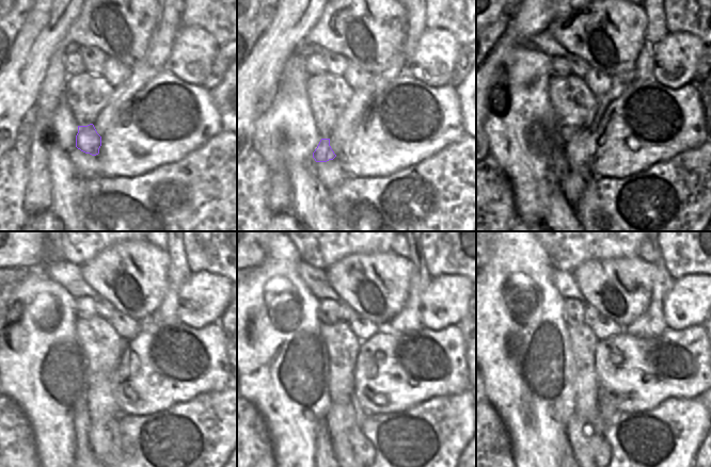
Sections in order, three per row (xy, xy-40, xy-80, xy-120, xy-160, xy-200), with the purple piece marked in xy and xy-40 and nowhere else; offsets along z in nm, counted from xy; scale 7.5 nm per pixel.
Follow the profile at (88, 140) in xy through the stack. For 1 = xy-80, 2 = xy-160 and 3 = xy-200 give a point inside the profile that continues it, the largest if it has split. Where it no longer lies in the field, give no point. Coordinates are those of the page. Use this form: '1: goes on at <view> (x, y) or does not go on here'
1: goes on at xy-80 (559, 167)
2: goes on at xy-160 (322, 444)
3: goes on at xy-200 (567, 448)

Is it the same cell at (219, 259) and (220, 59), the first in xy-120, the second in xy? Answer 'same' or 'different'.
different

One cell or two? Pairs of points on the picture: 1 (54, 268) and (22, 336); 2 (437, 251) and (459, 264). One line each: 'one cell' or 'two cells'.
1: two cells
2: one cell

